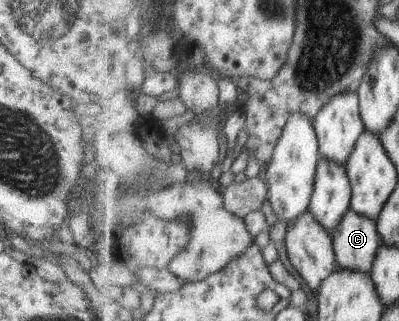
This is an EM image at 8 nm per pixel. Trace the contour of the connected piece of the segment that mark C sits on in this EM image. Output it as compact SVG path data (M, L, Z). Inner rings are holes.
M350 208L340 226L332 232L339 267L371 274L381 247L377 224L377 220Z

